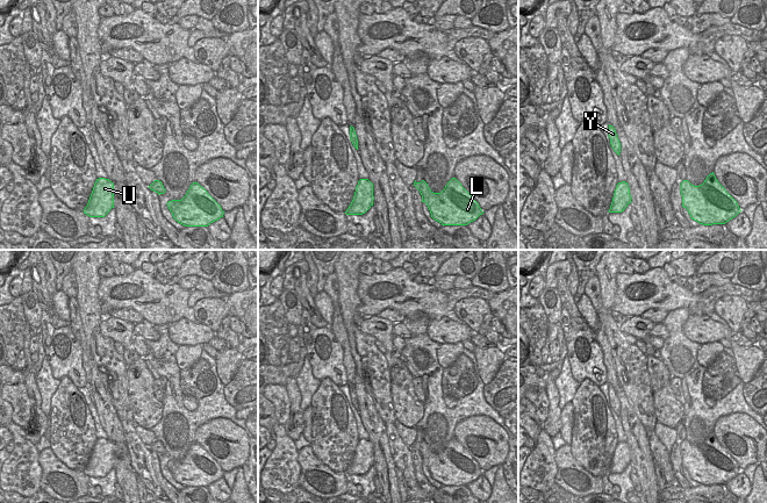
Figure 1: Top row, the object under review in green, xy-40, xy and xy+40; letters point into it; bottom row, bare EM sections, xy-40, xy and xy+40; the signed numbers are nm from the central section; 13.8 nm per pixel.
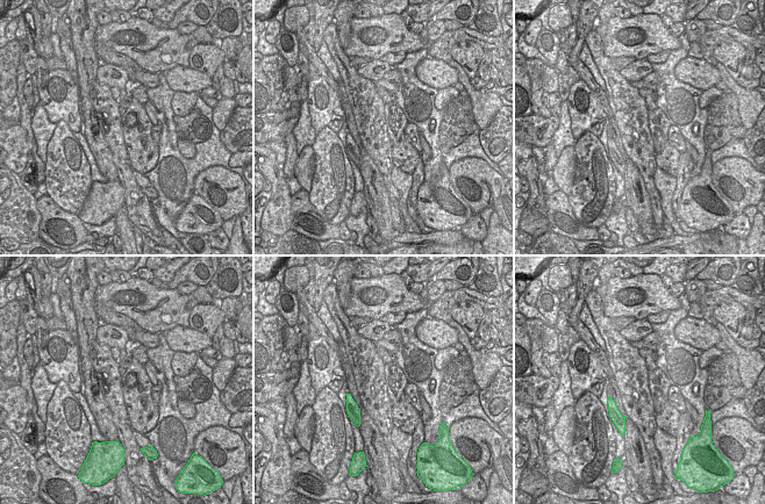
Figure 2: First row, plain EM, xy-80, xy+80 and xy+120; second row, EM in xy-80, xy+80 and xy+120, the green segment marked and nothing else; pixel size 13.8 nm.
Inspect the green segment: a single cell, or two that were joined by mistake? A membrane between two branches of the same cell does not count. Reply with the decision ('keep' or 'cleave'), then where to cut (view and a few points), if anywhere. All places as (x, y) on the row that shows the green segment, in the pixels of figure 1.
keep | no cut

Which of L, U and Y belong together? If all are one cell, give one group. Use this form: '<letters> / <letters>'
L U Y

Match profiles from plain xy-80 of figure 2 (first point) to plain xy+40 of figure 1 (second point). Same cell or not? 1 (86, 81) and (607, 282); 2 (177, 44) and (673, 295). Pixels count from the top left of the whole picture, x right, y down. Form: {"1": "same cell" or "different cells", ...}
{"1": "same cell", "2": "same cell"}

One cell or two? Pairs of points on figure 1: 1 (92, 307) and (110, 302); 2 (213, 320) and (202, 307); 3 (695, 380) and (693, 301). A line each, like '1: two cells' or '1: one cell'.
1: two cells
2: one cell
3: two cells

